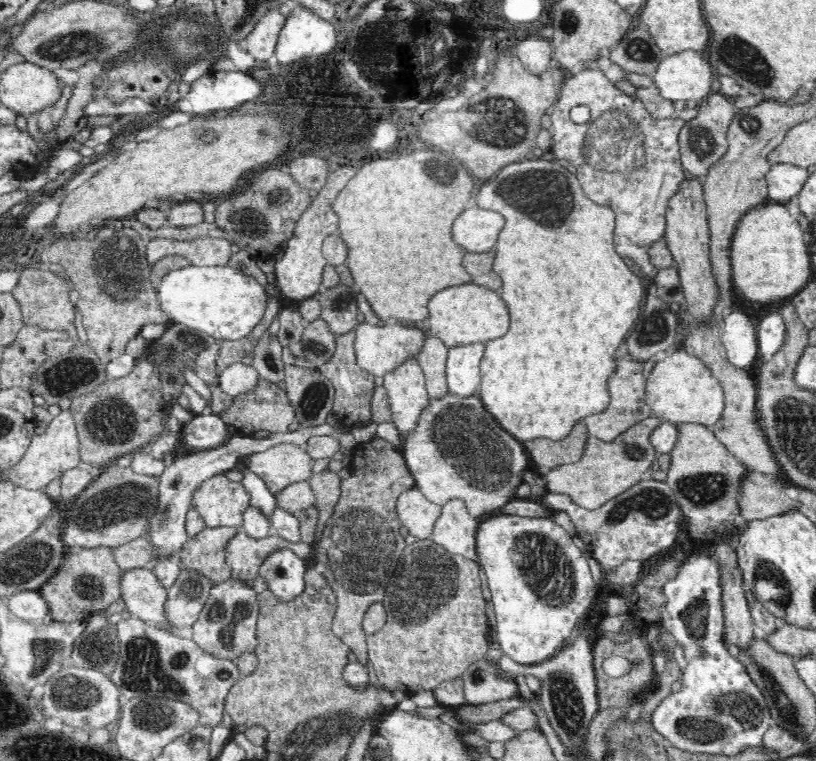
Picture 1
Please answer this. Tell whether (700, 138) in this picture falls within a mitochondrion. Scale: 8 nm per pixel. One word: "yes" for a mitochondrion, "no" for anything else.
yes

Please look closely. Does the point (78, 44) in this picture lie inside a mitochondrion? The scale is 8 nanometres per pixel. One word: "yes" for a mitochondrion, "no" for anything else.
yes

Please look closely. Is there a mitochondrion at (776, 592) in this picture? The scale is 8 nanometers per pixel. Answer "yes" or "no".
yes

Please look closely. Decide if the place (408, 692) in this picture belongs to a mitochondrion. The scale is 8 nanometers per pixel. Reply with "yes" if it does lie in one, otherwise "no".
no

